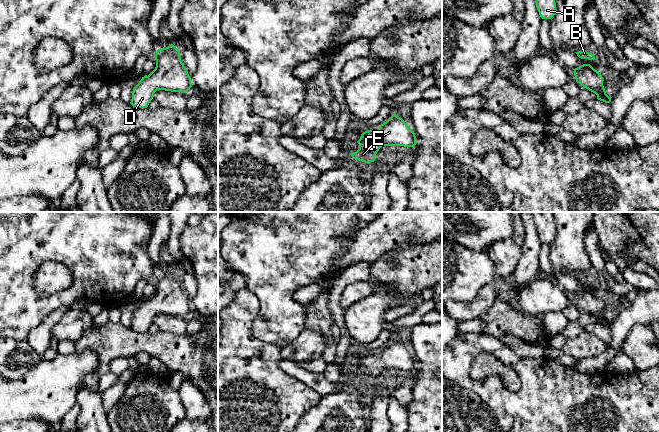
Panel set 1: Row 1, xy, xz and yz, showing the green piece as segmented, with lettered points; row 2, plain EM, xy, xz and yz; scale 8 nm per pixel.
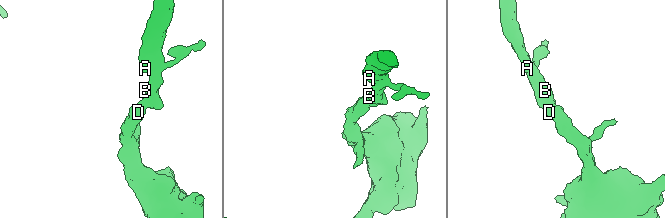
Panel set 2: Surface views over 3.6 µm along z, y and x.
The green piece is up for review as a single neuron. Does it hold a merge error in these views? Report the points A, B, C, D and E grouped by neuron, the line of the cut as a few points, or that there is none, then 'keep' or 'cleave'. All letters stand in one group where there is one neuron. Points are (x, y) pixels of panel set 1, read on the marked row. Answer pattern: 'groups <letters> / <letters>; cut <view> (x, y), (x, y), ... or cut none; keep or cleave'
groups A B C D E; cut none; keep

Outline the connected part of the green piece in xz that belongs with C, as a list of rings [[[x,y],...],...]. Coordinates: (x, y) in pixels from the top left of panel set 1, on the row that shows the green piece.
[[[395,113],[378,130],[368,130],[357,141],[359,149],[351,153],[353,159],[369,164],[382,146],[414,147],[417,143],[415,133],[405,121]]]

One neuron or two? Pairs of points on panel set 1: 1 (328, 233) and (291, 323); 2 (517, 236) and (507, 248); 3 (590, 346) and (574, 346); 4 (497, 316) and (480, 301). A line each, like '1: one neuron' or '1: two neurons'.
1: one neuron
2: two neurons
3: one neuron
4: two neurons

